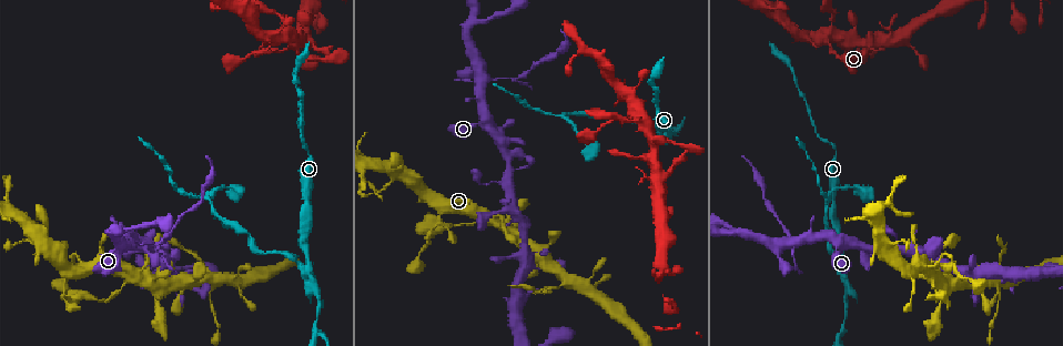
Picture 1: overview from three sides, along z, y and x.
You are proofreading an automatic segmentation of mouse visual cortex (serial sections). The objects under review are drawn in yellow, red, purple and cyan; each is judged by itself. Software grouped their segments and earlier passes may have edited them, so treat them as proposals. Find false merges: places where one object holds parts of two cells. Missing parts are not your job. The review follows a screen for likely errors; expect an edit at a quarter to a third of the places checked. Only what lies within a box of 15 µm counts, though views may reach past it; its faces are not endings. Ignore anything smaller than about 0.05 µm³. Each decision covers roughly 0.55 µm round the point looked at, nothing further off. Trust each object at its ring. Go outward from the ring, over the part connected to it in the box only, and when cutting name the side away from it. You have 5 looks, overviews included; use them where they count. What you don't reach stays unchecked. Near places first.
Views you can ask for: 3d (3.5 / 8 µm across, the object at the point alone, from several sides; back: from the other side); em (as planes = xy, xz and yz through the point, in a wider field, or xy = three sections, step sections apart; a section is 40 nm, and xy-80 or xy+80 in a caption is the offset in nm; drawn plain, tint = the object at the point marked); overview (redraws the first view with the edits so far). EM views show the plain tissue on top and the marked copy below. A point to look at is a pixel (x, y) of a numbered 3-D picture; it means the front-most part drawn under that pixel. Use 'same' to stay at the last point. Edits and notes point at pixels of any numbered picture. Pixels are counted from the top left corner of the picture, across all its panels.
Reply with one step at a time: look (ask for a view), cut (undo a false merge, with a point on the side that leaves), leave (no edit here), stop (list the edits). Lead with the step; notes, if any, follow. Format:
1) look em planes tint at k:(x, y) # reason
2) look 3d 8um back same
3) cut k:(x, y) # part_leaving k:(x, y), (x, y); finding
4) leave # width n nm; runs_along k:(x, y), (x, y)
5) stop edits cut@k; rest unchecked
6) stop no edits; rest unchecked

look 3d 3.5um back at 1:(91, 297) # a fork

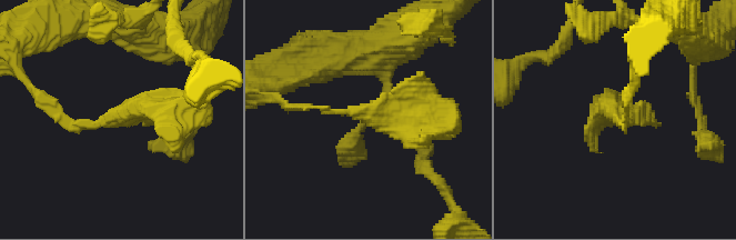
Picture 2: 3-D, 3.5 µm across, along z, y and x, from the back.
leave # runs_along 2:(306, 107), (409, 127), (443, 121); one cell here

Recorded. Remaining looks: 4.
look 3d 3.5um back at 1:(153, 243) # thin neck

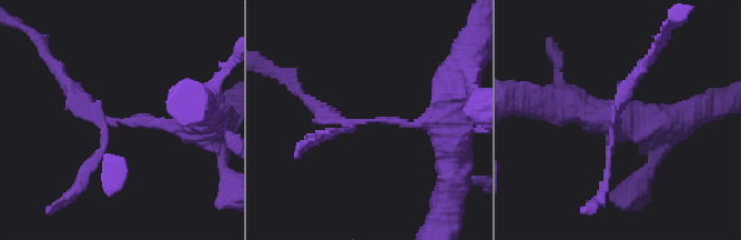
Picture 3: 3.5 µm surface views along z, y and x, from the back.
look em xy step 2 tint at 3:(125, 121) # now the EM

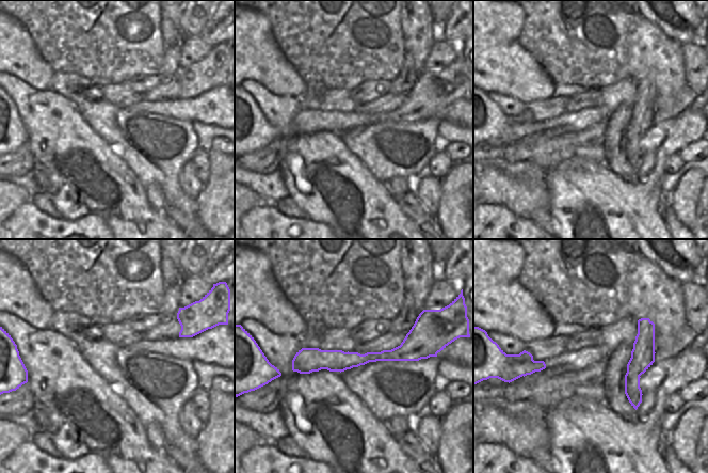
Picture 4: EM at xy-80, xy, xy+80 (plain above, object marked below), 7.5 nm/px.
cut 3:(92, 118) # part_leaving 3:(133, 121), (99, 118), (51, 63); a second cell is stuck on

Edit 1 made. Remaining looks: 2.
stop edits cut@3; rest unchecked

